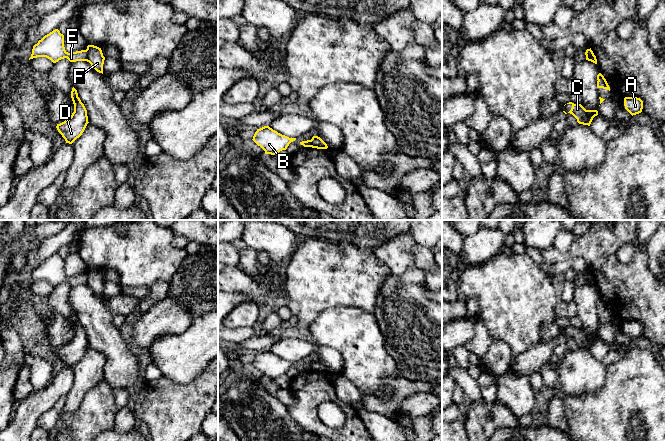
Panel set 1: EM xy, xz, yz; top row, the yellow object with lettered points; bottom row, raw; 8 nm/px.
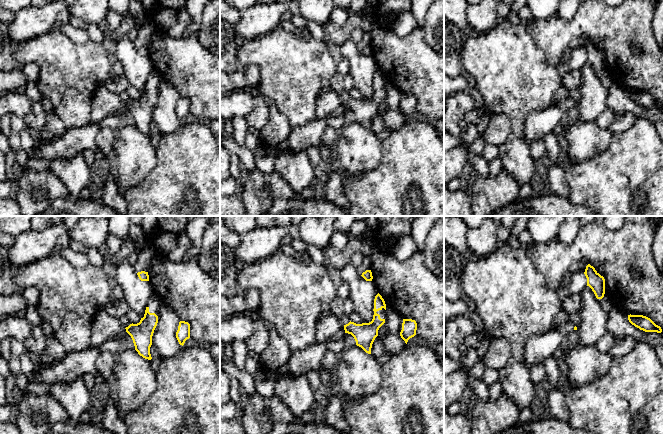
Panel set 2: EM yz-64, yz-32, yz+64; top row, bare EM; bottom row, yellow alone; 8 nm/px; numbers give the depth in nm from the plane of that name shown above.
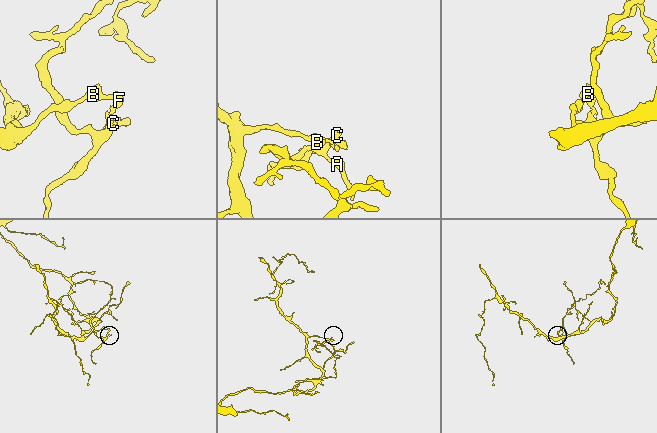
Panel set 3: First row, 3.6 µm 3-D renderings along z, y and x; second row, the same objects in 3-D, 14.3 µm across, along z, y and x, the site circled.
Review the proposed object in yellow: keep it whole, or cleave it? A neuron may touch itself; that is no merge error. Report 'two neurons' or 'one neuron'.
two neurons

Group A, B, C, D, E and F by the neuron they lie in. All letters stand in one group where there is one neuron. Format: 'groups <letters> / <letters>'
groups A C D F / B E

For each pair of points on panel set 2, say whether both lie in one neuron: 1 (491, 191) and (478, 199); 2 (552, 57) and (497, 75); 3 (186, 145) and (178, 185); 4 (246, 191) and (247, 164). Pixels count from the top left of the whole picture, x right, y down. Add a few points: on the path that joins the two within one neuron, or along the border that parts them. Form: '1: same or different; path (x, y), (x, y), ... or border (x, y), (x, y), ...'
1: same; path (488, 194), (481, 199)
2: different; border (533, 39), (545, 59), (558, 67)
3: same; path (186, 155), (186, 175)
4: different; border (257, 170), (244, 173)

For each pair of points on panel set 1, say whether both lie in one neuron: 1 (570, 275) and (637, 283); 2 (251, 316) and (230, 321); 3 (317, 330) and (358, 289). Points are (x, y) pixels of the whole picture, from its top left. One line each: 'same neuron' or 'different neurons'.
1: different neurons
2: same neuron
3: different neurons

